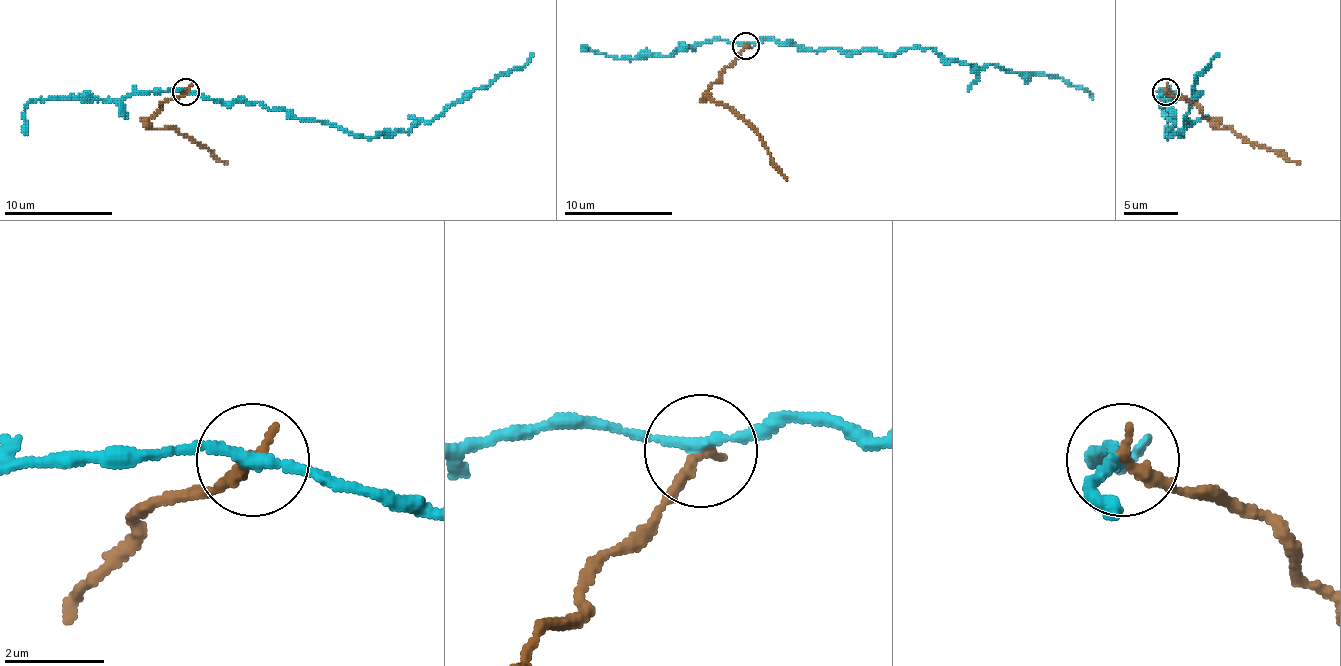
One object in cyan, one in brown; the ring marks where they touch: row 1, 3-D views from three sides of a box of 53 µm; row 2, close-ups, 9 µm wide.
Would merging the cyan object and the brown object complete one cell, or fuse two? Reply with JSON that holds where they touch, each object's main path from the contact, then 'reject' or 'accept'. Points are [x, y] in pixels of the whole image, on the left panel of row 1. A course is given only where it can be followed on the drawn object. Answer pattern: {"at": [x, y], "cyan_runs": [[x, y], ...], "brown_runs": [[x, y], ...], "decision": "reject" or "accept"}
{"at": [186, 92], "cyan_runs": [[187, 91], [211, 99], [262, 102], [270, 110], [373, 137], [438, 118], [452, 104], [522, 67], [533, 53]], "brown_runs": [[187, 91], [165, 102], [149, 123], [154, 129], [176, 129], [227, 164]], "decision": "reject"}

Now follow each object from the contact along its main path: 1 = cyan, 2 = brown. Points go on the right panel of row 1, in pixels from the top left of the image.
1: (1164, 91), (1159, 99), (1170, 102), (1173, 123), (1167, 137), (1186, 126), (1194, 77), (1219, 53)
2: (1164, 91), (1191, 102), (1219, 129), (1232, 129), (1300, 164)

